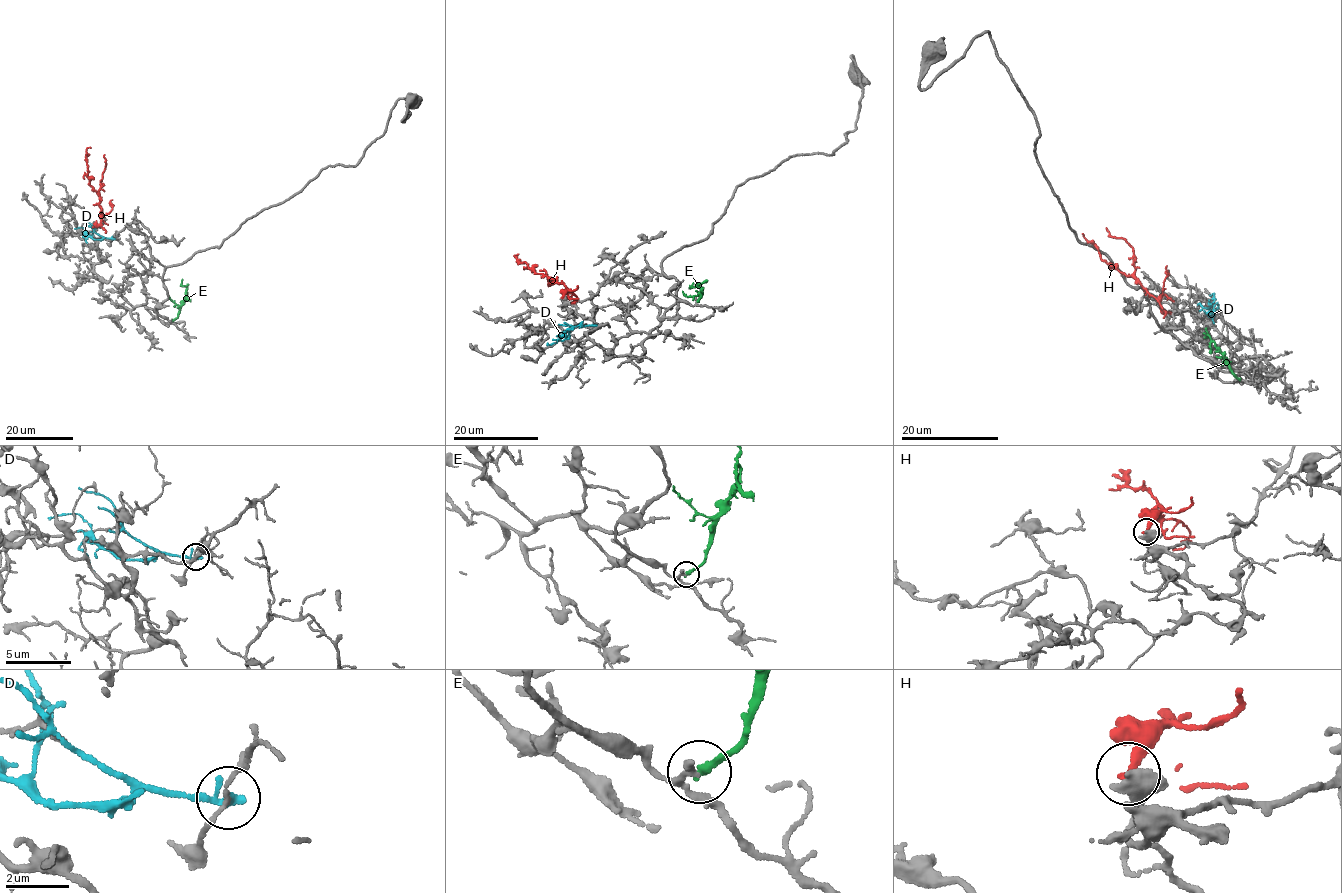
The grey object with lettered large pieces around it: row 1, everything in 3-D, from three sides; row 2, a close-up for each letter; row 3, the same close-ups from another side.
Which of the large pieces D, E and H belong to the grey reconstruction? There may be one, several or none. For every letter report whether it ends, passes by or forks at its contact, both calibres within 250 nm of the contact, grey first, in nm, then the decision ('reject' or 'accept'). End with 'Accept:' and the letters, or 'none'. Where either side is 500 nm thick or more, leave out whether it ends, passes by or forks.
D: it ends; calibres 110 and 280 nm; reject
E: it ends; calibres 200 and 280 nm; reject
H: it ends; calibres 480 and 320 nm; accept
Accept: H

